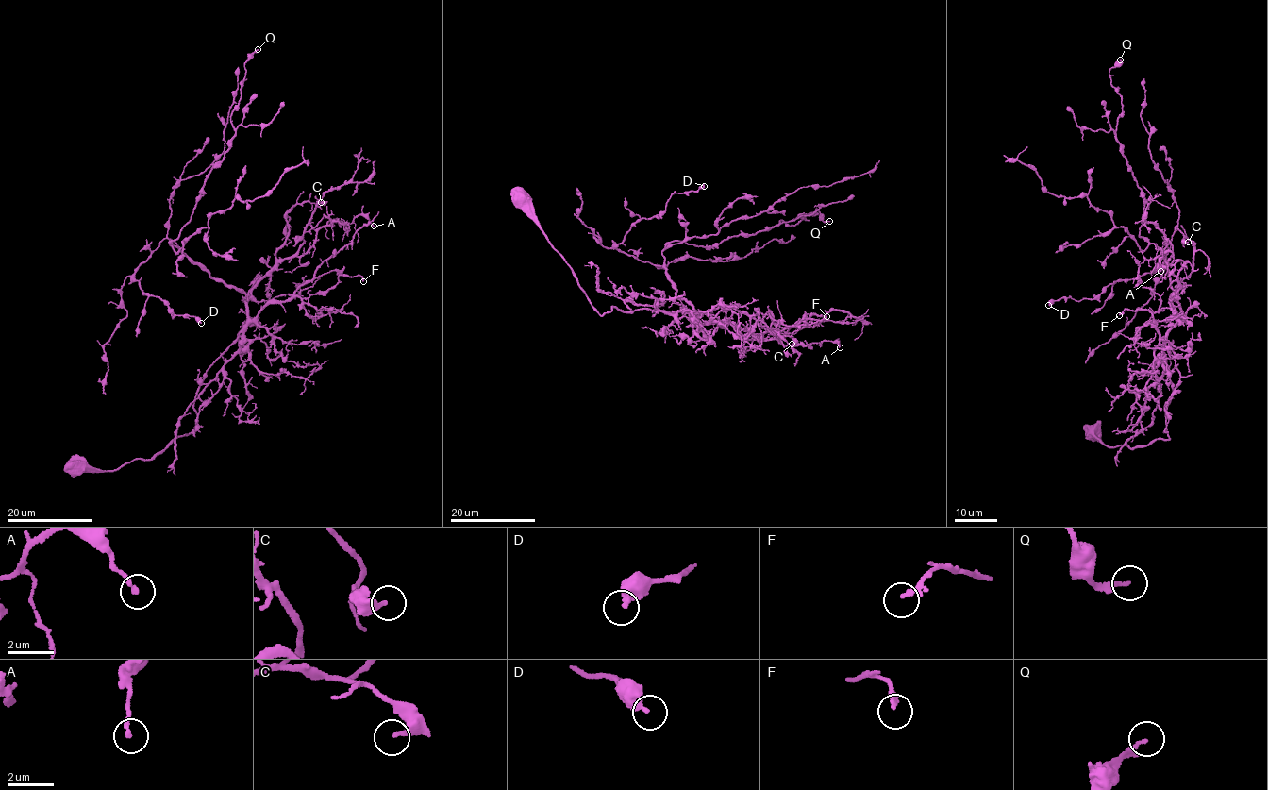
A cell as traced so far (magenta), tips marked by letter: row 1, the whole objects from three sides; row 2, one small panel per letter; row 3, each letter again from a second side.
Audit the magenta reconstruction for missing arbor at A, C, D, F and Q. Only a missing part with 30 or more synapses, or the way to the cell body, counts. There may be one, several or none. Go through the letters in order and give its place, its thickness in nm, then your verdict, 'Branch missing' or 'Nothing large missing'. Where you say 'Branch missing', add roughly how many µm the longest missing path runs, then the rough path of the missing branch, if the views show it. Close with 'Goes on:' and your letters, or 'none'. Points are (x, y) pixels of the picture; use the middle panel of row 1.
A: Place: (840, 347). Thickness 170 nm. Nothing large missing
C: Place: (792, 344). Thickness 220 nm. Nothing large missing
D: Place: (704, 186). Thickness 280 nm. Nothing large missing
F: Place: (826, 316). Thickness 110 nm. Nothing large missing
Q: Place: (829, 221). Thickness 180 nm. Nothing large missing
Goes on: none

